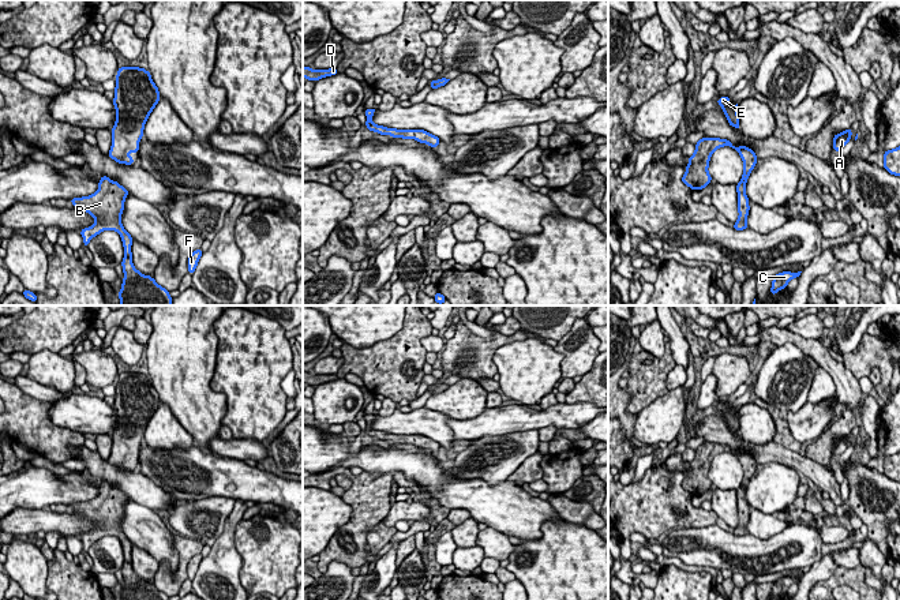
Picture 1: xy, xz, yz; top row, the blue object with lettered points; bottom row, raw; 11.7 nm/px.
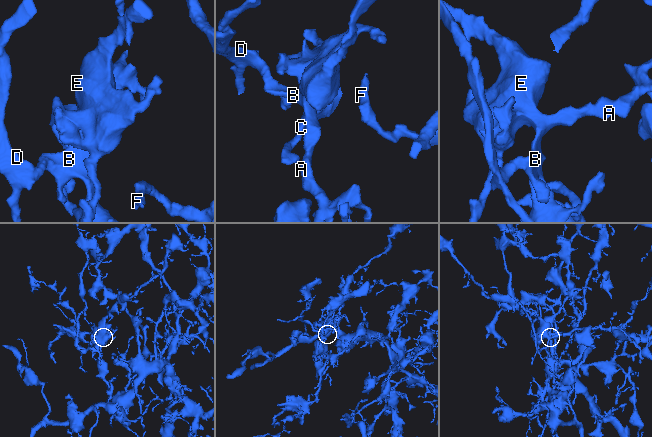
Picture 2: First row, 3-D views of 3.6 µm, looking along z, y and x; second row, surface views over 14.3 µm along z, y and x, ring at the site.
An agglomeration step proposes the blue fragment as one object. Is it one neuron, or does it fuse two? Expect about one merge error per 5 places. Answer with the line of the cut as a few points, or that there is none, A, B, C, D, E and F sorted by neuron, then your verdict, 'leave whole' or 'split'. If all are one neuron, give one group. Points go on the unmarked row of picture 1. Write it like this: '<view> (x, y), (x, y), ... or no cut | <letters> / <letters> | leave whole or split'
no cut | A B C D E F | leave whole

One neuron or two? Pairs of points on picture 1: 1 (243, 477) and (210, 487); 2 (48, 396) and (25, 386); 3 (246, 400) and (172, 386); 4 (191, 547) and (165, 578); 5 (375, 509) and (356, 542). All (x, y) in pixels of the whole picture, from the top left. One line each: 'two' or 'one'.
1: one
2: one
3: two
4: one
5: one

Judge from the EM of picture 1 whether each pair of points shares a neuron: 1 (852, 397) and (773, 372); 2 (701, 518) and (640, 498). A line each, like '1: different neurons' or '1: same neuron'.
1: different neurons
2: same neuron

